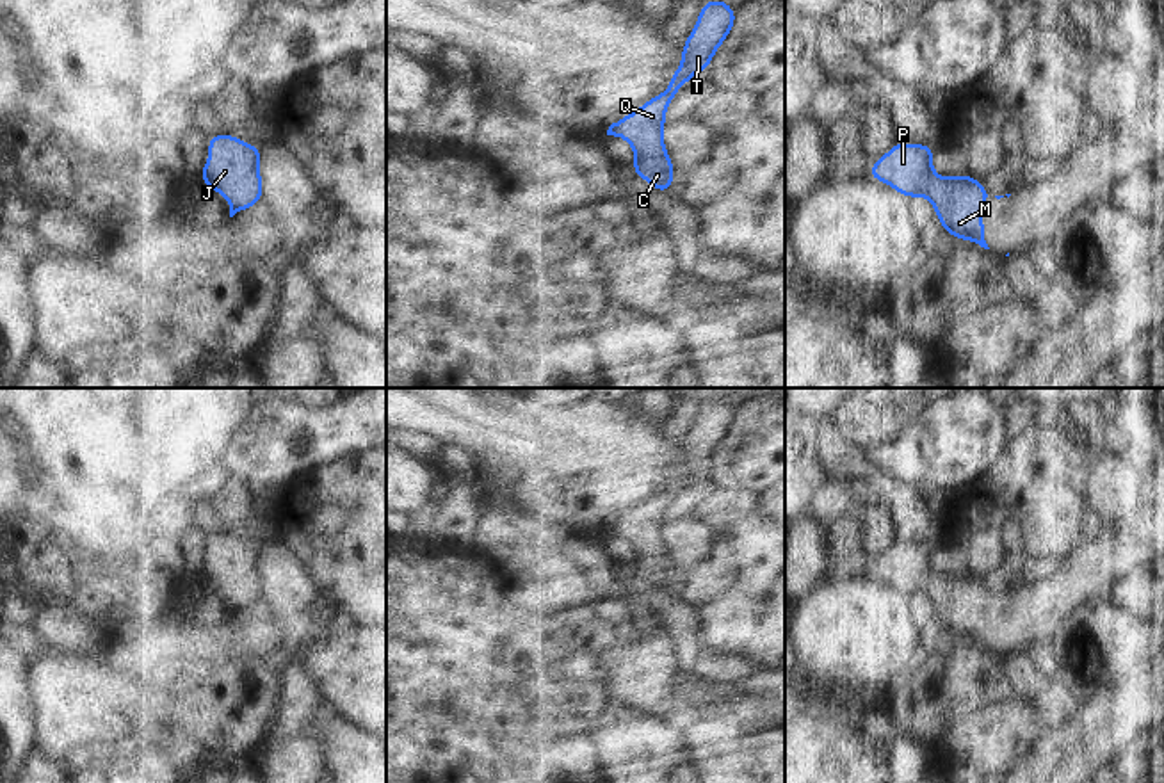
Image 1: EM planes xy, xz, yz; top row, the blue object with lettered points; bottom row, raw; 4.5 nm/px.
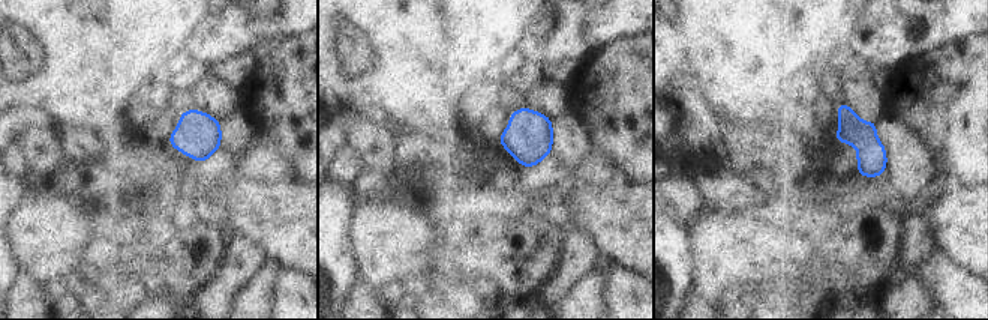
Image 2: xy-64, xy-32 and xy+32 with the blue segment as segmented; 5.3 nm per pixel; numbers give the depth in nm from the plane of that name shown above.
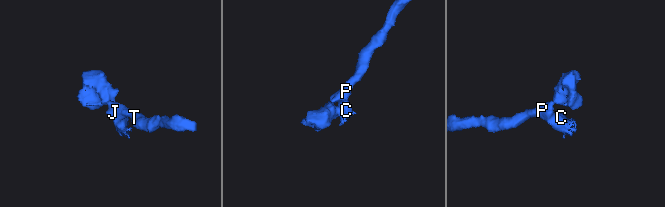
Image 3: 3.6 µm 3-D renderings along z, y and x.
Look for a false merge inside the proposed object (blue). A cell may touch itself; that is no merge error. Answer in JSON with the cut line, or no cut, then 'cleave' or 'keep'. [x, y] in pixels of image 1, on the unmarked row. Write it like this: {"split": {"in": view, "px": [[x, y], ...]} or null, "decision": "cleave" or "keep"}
{"split": null, "decision": "keep"}

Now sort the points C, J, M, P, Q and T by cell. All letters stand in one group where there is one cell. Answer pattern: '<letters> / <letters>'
C J M P Q T

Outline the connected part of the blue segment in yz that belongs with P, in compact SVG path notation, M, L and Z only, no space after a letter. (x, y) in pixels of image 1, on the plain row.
M895 541L870 562L867 575L890 584L904 596L927 596L945 634L990 648L981 621L990 589L972 573L938 575L933 555L934 546L929 543Z

